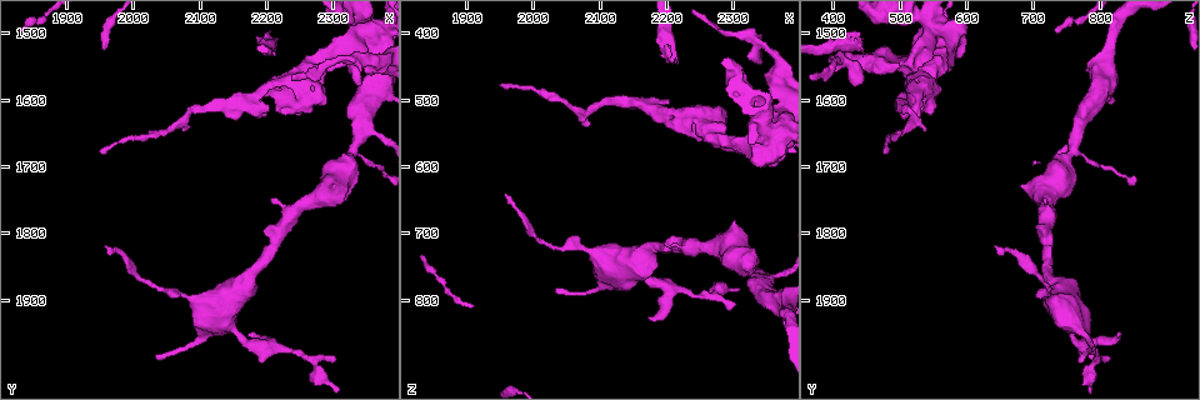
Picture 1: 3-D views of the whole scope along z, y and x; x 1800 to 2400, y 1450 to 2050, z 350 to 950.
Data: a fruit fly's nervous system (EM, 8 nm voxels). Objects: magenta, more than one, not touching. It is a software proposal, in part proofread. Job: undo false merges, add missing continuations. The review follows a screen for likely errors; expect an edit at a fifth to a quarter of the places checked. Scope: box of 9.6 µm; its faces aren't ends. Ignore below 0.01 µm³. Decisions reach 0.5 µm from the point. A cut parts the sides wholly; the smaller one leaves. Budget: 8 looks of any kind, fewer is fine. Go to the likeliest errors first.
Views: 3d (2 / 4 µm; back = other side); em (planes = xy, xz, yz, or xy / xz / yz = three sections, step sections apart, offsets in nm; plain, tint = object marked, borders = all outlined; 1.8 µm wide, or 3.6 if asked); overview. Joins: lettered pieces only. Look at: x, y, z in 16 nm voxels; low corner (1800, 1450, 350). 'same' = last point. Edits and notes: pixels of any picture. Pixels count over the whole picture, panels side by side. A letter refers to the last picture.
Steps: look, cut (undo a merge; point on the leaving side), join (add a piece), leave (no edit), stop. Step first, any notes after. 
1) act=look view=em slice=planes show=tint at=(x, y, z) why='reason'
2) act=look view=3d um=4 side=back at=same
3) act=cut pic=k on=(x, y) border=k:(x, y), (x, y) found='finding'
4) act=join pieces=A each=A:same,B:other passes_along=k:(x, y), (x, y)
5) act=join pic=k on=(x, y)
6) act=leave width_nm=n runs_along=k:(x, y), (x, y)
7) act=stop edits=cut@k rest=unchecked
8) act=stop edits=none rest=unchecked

act=look view=em slice=planes show=borders at=(2210, 1530, 445) why='free end'

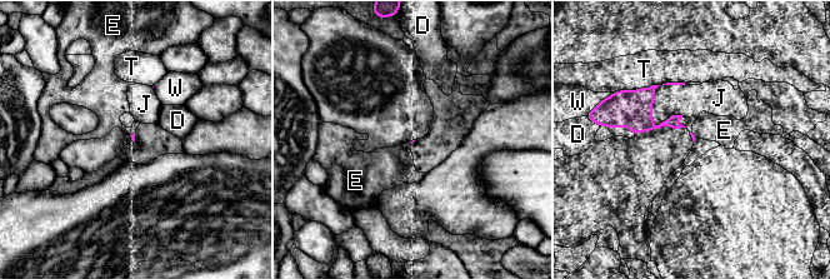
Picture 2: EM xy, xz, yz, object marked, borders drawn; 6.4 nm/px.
act=join pieces=J each=D:other,E:other,J:same,T:other,W:other found='it goes on there'

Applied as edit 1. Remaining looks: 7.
act=look view=em slice=planes show=borders at=(2030, 1985, 785)

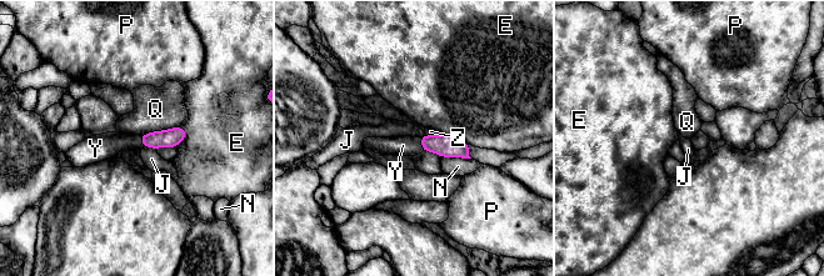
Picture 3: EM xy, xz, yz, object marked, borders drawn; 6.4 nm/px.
act=join pieces=Y each=E:other,J:other,N:other,P:other,Q:other,Y:same,Z:other passes_along=3:(447, 146), (422, 144), (403, 145) found='the cell continues'

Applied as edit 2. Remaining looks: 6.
act=look view=overview

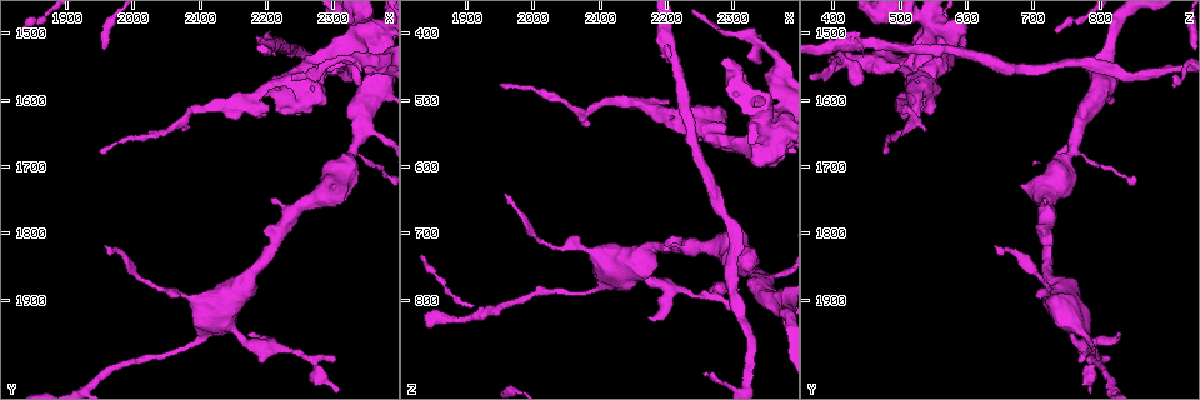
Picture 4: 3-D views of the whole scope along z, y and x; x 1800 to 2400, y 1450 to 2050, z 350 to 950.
act=look view=3d um=2 side=back at=(2255, 1580, 910) why='thin end'

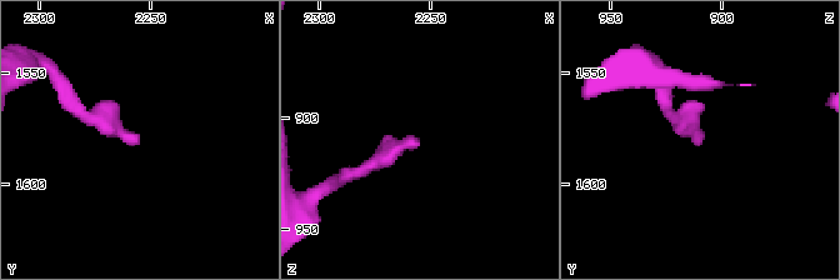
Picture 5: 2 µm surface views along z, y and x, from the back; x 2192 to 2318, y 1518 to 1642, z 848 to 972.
act=look view=em slice=yz step=16 show=borders at=(2254, 1579, 912)

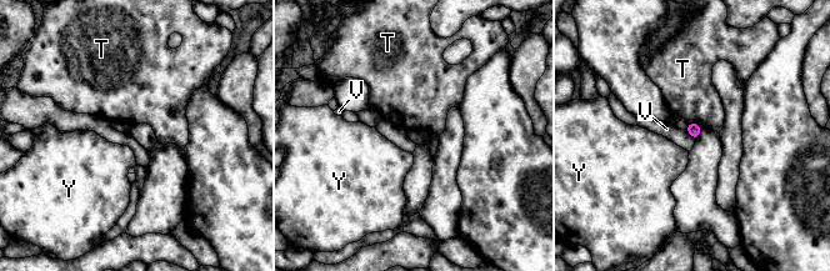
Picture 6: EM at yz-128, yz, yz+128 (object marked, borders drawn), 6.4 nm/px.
act=look view=em slice=planes show=borders at=same why='cut it another way'

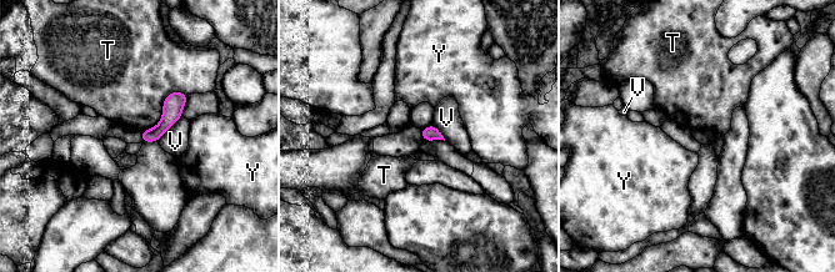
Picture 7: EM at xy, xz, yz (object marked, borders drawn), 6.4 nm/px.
act=leave each=T:other,V:other,Y:other border=7:(188, 95), (171, 91), (143, 131) found='no lettered piece goes on from it'

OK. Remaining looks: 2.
act=stop edits=join@2,join@3 rest=unchecked

